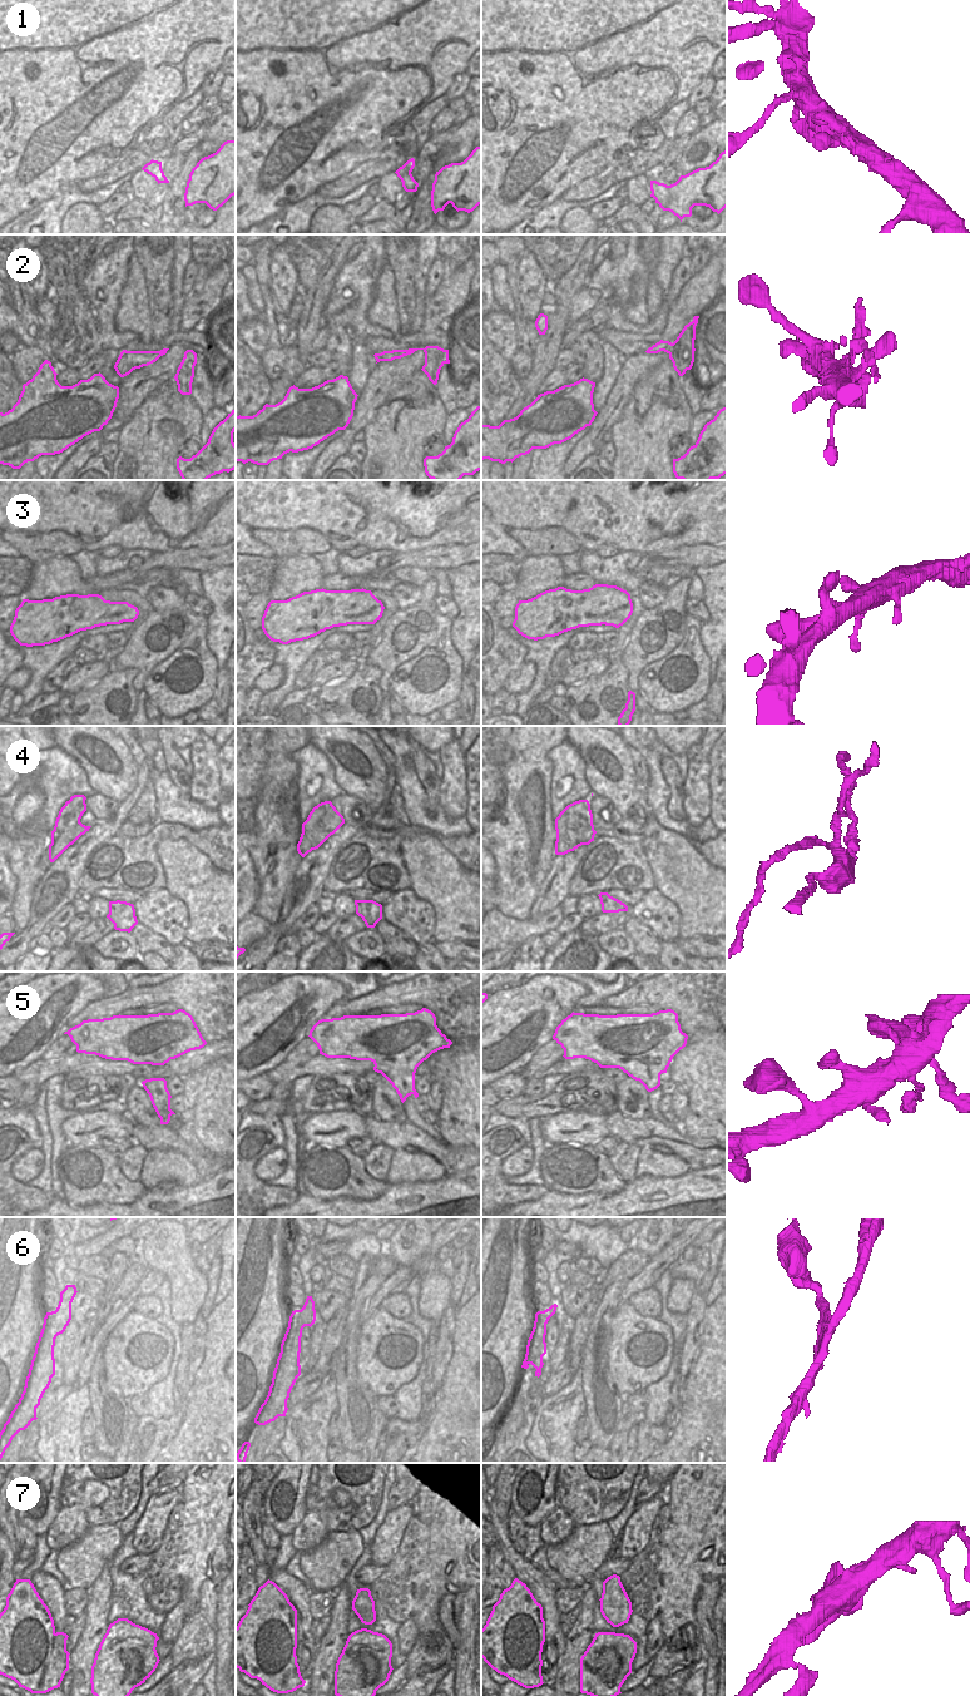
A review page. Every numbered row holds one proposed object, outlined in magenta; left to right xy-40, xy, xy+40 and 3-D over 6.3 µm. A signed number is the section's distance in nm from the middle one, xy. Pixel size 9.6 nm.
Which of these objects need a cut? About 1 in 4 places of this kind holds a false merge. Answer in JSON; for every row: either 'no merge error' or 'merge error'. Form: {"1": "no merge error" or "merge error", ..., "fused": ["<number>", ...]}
{"1": "no merge error", "2": "merge error", "3": "merge error", "4": "merge error", "5": "no merge error", "6": "merge error", "7": "no merge error", "fused": ["2", "3", "4", "6"]}

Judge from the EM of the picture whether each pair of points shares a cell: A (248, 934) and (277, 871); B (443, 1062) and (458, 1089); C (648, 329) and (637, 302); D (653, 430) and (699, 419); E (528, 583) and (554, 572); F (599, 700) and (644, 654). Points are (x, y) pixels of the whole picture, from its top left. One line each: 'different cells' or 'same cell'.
A: different cells
B: same cell
C: different cells
D: different cells
E: same cell
F: different cells

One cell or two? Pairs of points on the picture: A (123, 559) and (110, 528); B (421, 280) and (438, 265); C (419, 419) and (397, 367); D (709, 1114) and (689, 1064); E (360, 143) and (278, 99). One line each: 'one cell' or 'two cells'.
A: two cells
B: two cells
C: two cells
D: one cell
E: one cell

